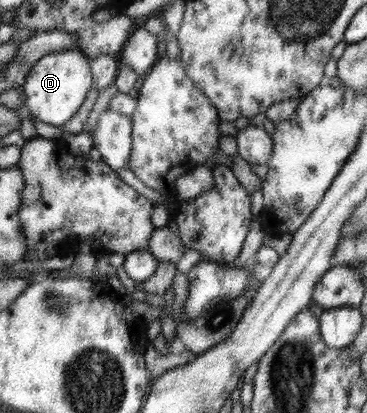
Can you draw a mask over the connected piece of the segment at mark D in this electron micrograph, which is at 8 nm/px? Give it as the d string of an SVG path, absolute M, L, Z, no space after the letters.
M66 49L48 53L38 59L28 71L21 85L25 103L30 113L53 126L62 126L69 121L93 88L90 60L78 49Z

